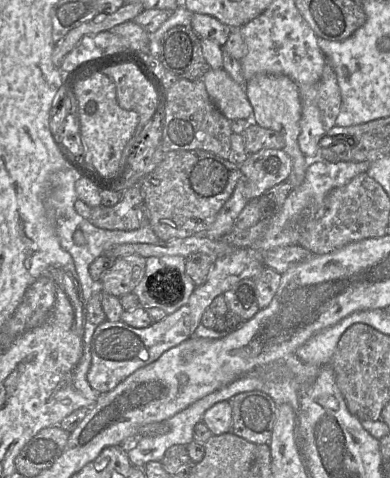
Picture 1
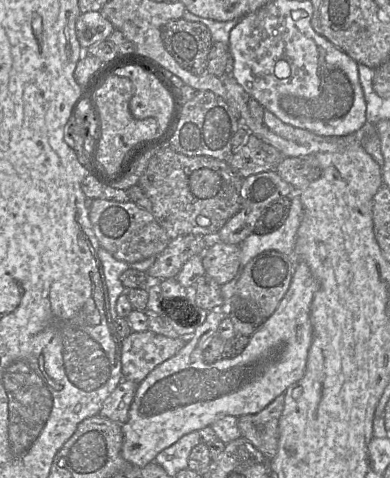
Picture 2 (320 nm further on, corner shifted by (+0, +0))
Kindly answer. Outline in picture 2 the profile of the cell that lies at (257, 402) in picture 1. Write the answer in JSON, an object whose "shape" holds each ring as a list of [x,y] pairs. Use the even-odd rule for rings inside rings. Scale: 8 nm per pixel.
{"shape":[[[281,394],[259,413],[236,417],[242,437],[269,460],[277,454],[278,424],[284,403],[284,395]]]}

